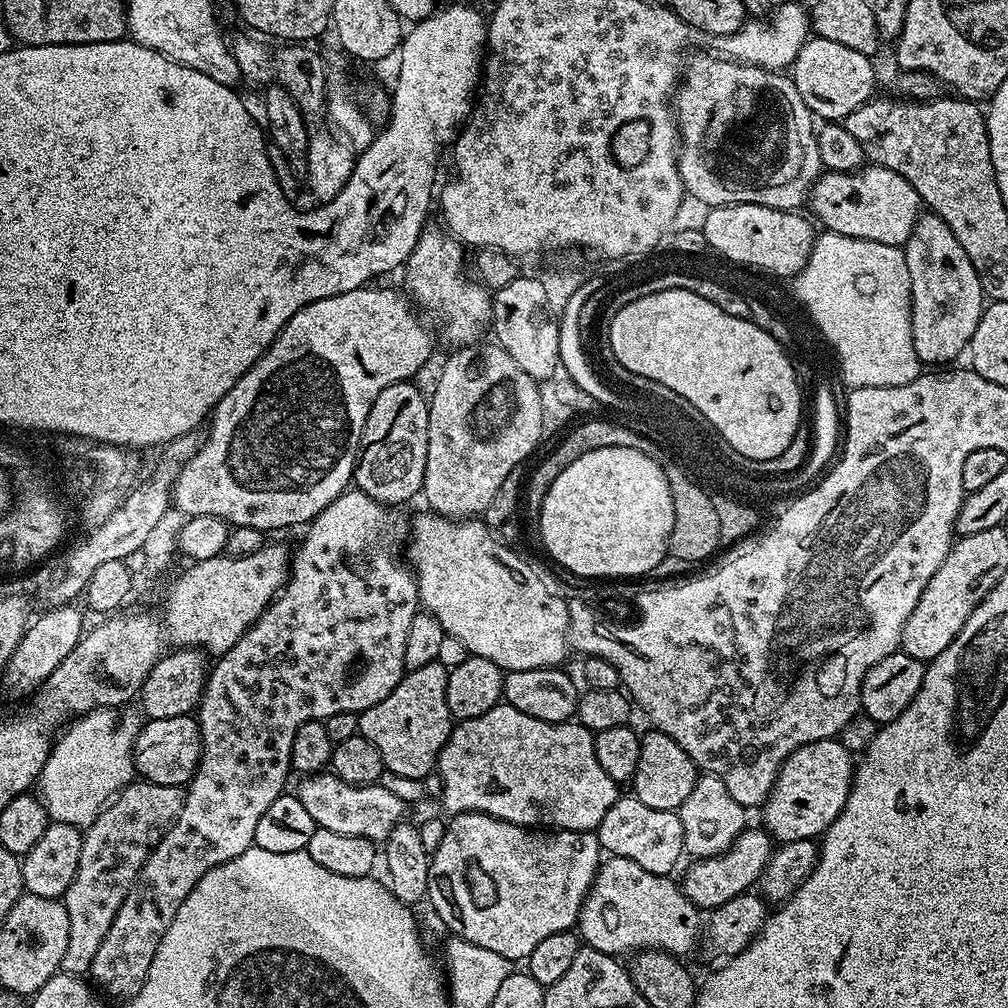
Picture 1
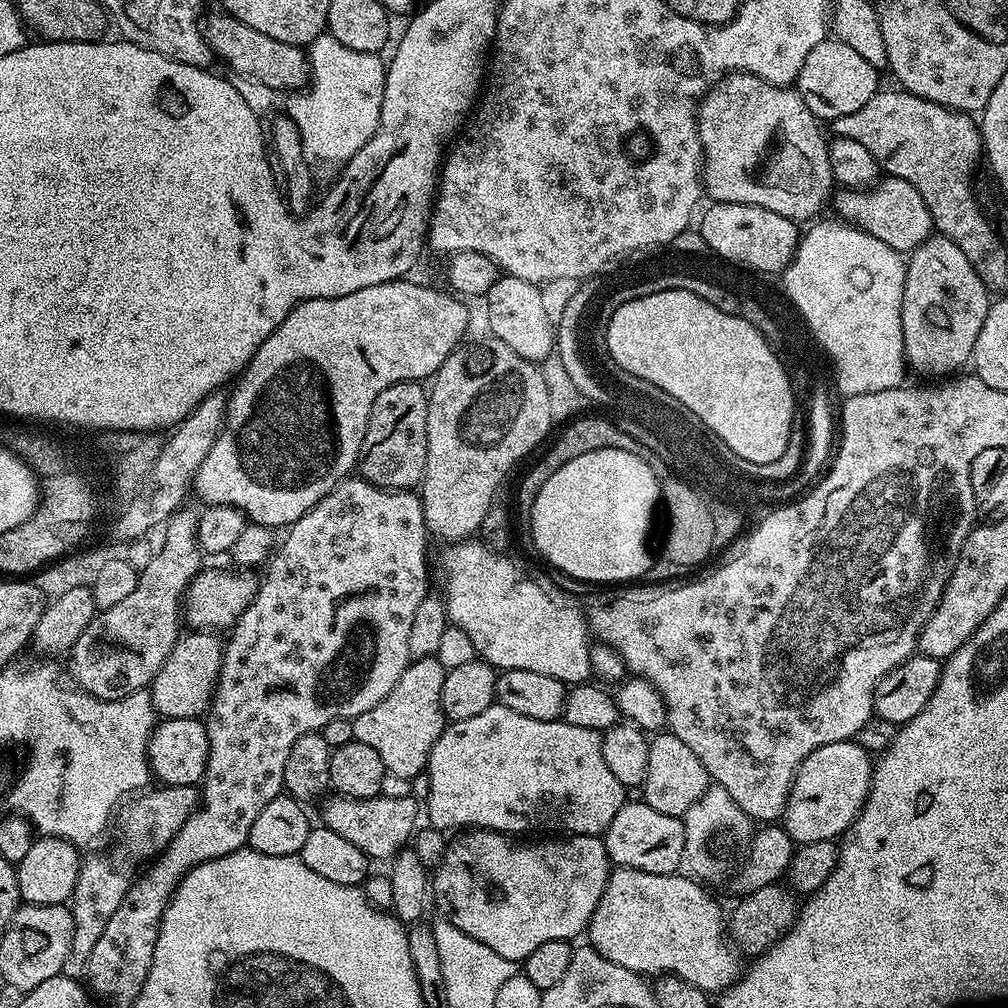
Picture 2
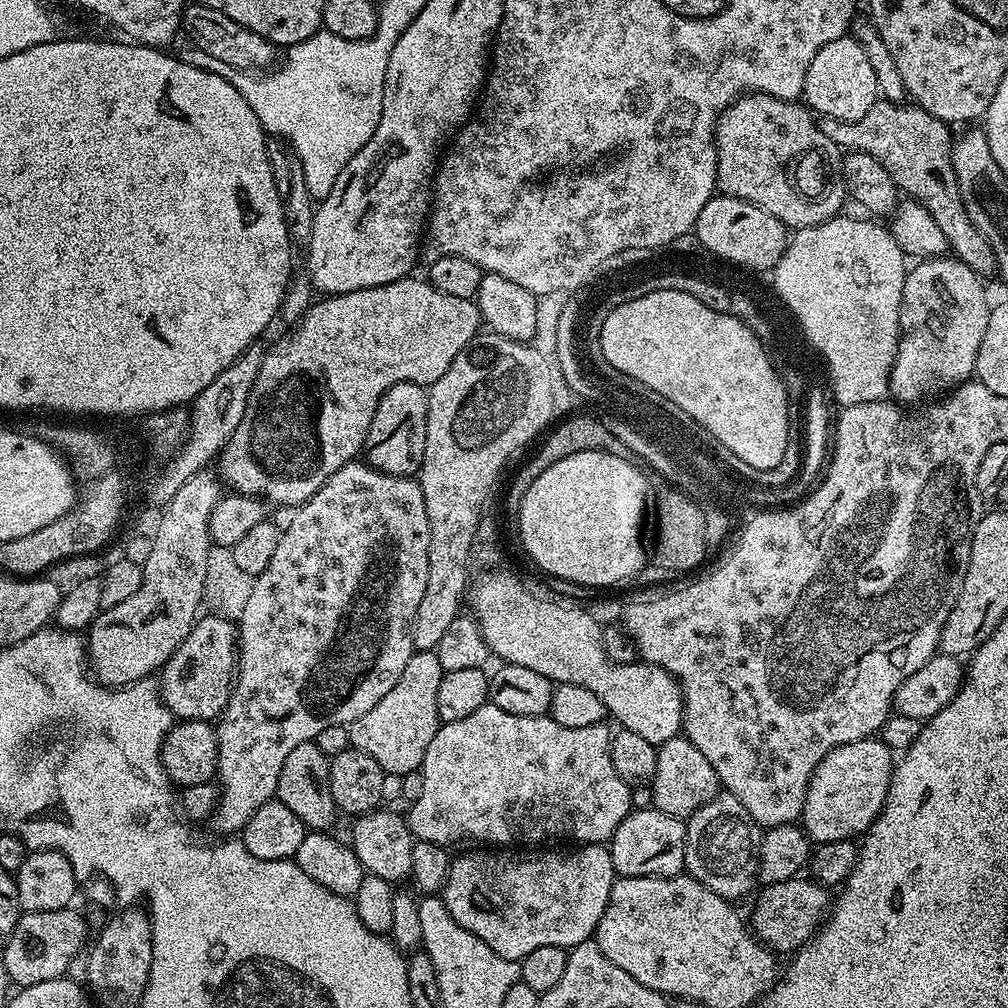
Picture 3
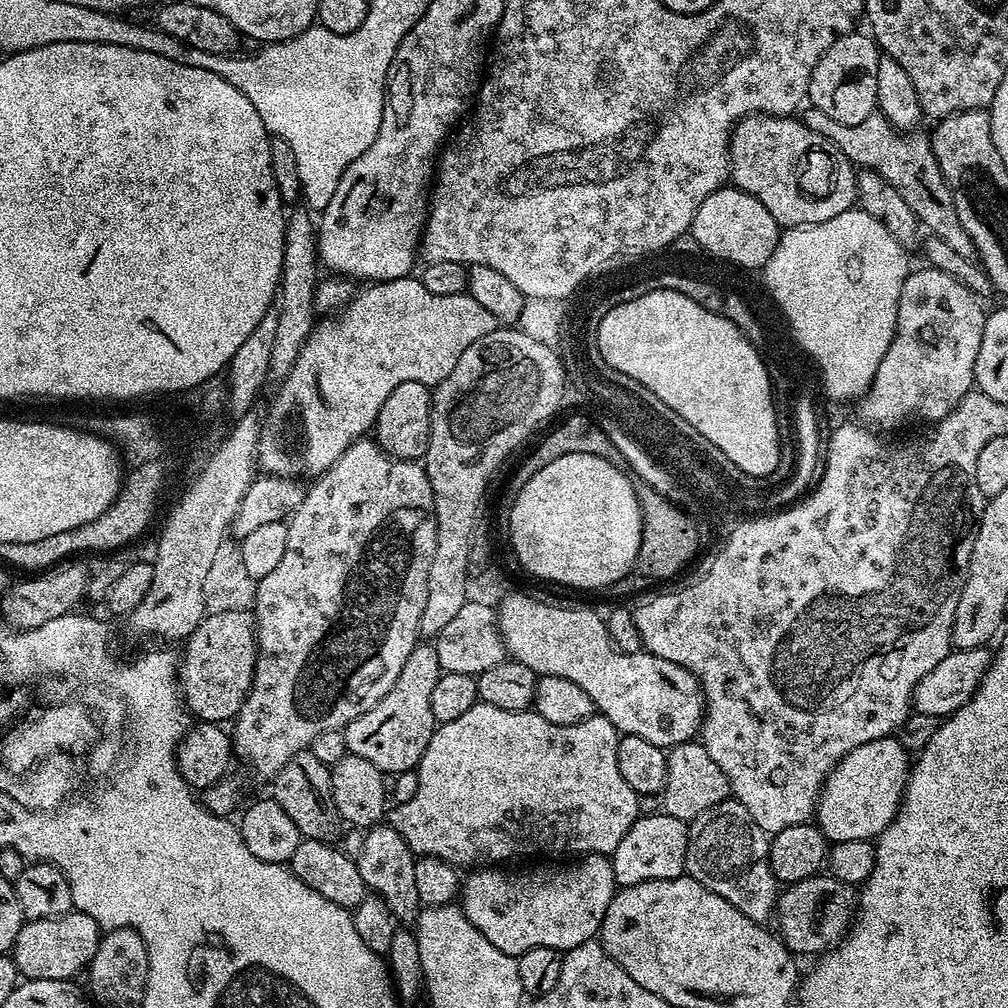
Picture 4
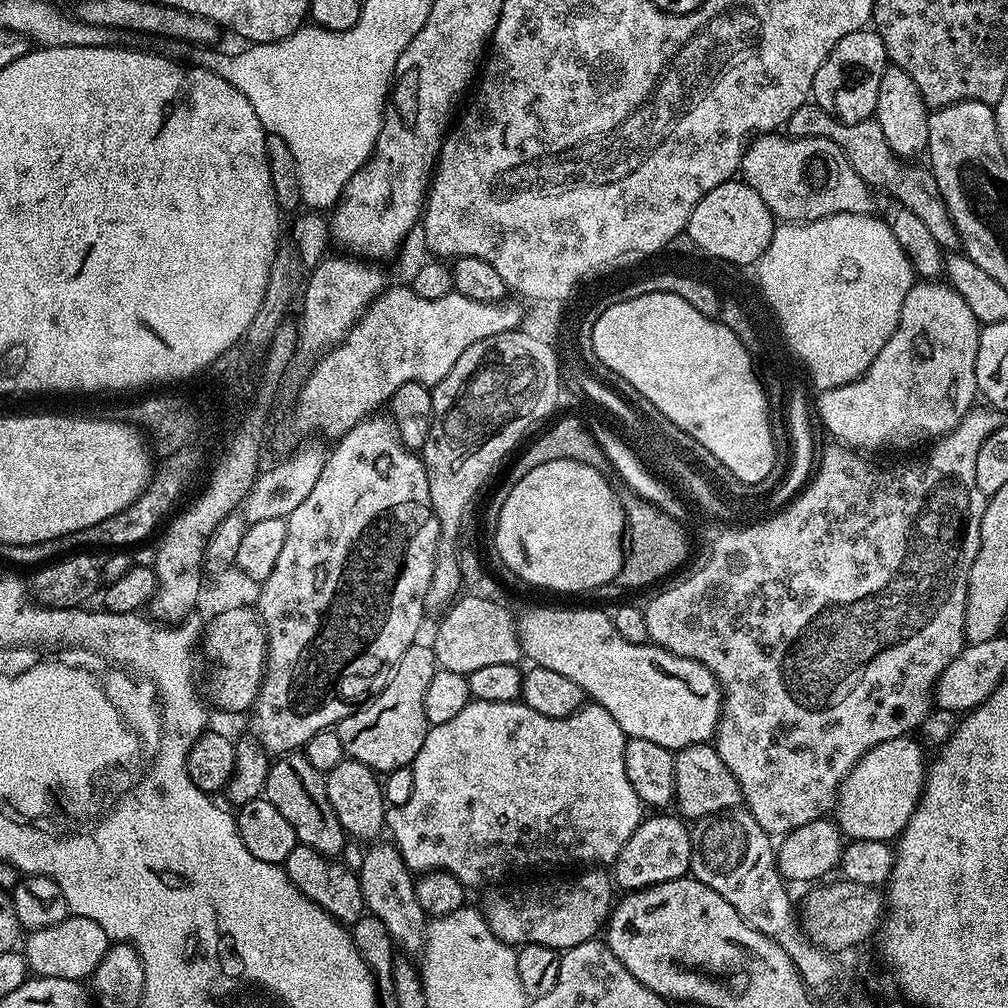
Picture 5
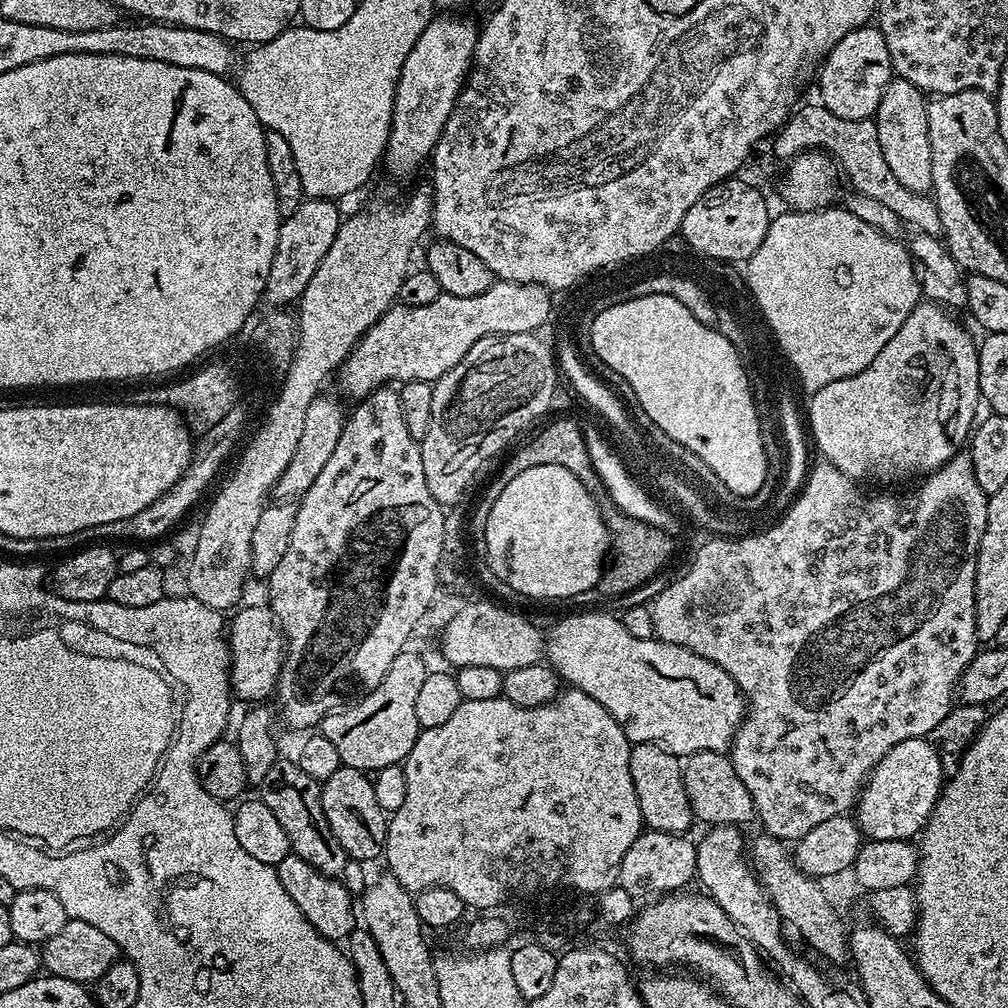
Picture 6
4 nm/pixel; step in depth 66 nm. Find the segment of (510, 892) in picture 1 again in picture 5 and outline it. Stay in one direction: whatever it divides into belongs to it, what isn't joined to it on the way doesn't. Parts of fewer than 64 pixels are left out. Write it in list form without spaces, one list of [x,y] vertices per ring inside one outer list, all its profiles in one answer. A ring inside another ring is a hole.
[[[584,870],[569,888],[552,892],[539,900],[536,896],[492,896],[482,904],[484,921],[502,942],[513,946],[537,944],[557,950],[573,948],[593,939],[605,927],[614,907],[613,881],[604,870]]]

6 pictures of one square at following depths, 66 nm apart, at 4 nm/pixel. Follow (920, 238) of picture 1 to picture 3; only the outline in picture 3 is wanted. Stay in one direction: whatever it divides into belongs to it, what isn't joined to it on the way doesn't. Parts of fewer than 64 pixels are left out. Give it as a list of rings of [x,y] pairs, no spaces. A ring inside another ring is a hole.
[[[929,256],[928,259],[913,265],[913,268],[911,265],[907,269],[902,286],[900,341],[887,389],[891,399],[904,406],[916,406],[929,398],[939,397],[955,388],[957,384],[963,384],[975,373],[978,346],[982,346],[982,334],[986,334],[990,311],[988,296],[984,293],[985,281],[955,256]]]

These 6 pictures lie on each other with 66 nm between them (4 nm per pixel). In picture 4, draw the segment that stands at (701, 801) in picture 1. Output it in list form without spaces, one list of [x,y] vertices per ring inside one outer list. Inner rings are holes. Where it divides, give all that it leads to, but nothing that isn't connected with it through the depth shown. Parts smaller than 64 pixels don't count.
[[[729,798],[718,802],[718,806],[710,806],[710,810],[702,810],[702,814],[698,814],[698,818],[694,818],[688,824],[688,845],[686,846],[684,870],[687,875],[702,882],[702,886],[726,898],[726,902],[730,902],[730,906],[734,906],[734,910],[738,910],[746,918],[750,918],[756,924],[767,925],[768,919],[773,919],[778,899],[777,881],[772,878],[763,880],[759,876],[760,867],[765,867],[768,859],[769,847],[769,833],[763,832],[758,822],[750,818],[746,806],[742,806],[735,798]]]

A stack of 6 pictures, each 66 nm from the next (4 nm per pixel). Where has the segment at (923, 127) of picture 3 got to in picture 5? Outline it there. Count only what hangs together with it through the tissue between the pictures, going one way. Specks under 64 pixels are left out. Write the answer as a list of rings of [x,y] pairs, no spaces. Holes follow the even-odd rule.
[[[815,102],[798,106],[794,114],[790,114],[786,125],[787,135],[794,136],[824,136],[832,140],[846,154],[850,166],[864,179],[865,184],[873,190],[885,188],[893,197],[895,203],[909,208],[922,218],[922,223],[930,230],[931,237],[940,244],[944,250],[960,248],[960,239],[956,233],[954,222],[944,205],[942,194],[938,190],[938,182],[934,182],[931,168],[921,166],[915,168],[915,163],[905,162],[901,157],[895,156],[886,146],[886,138],[882,138],[882,126],[878,126],[875,119],[863,120],[857,124],[843,124],[841,120],[834,120],[826,110],[822,110]]]

